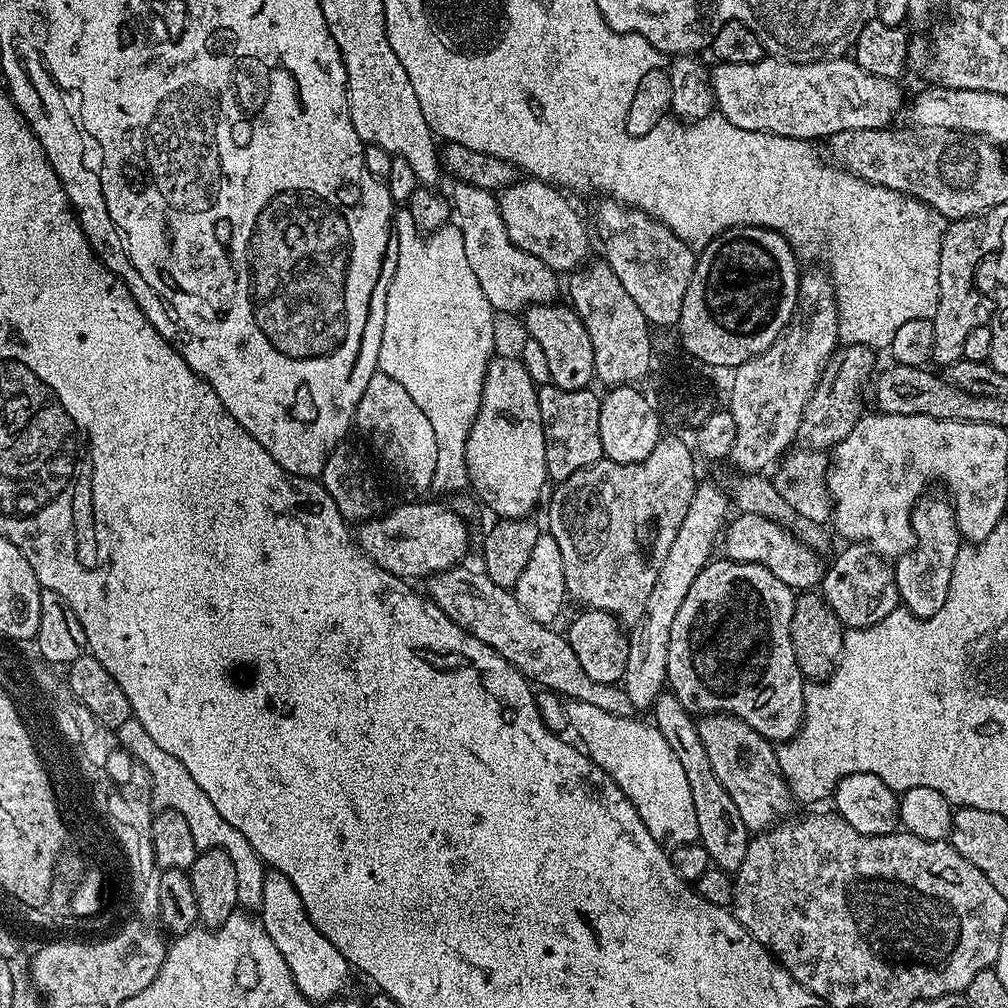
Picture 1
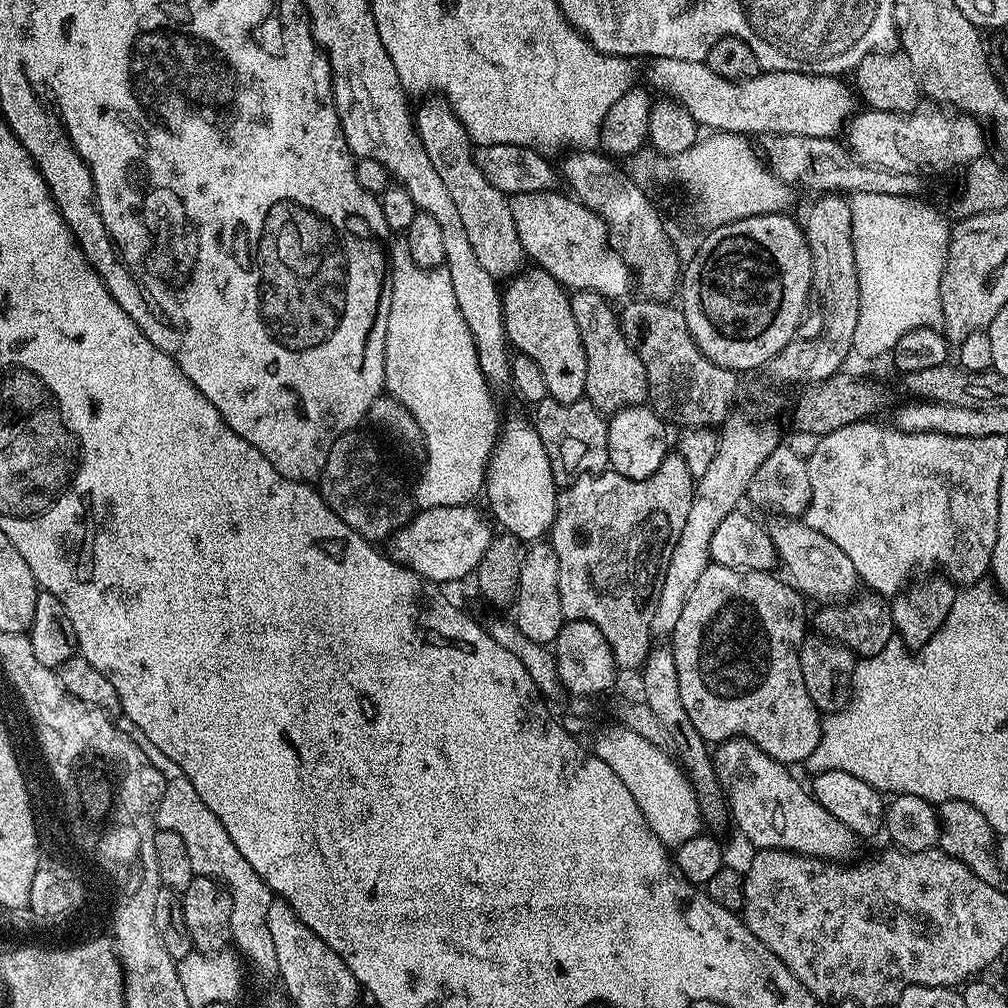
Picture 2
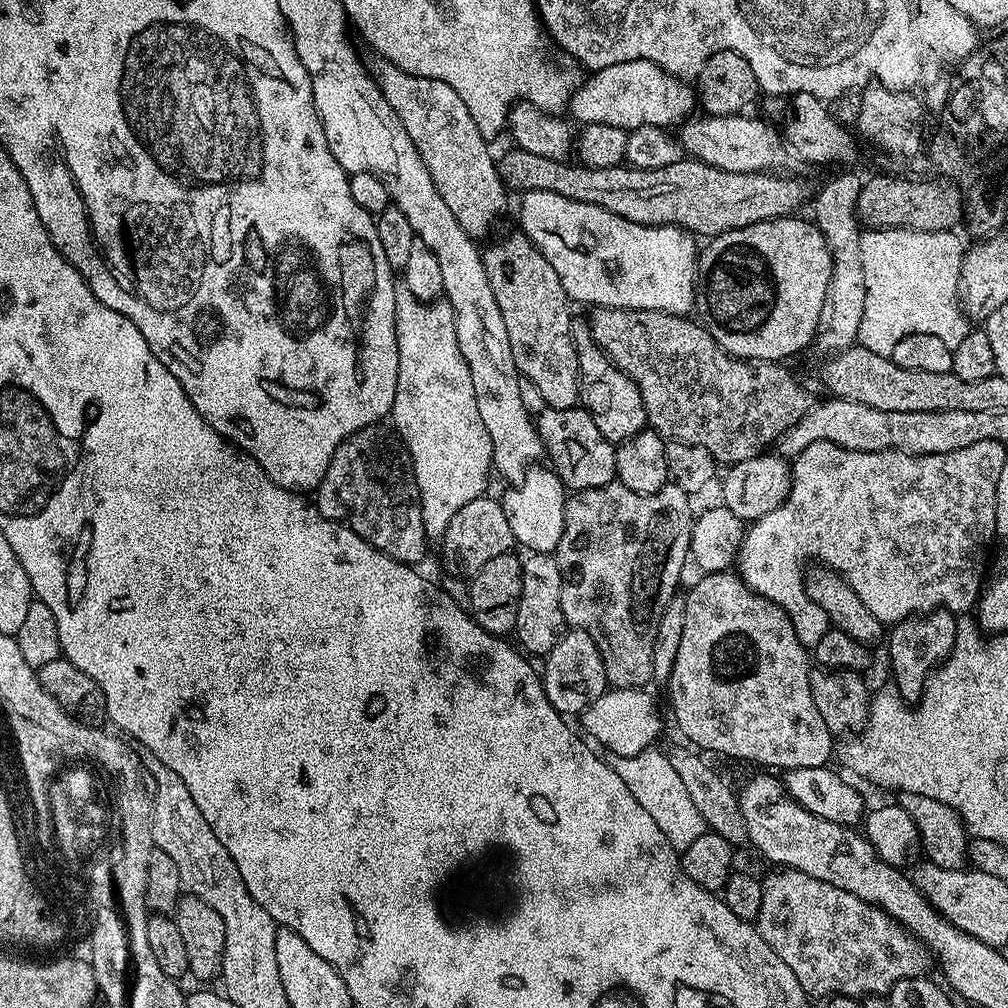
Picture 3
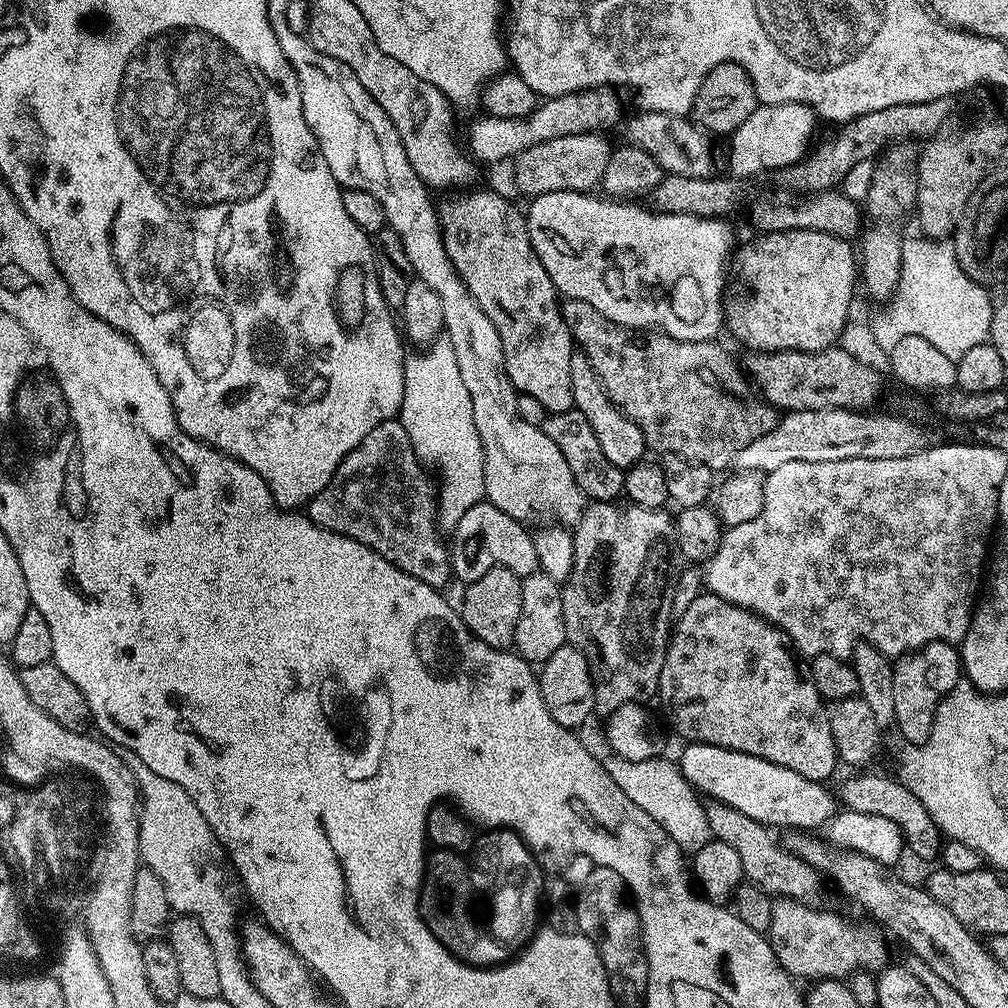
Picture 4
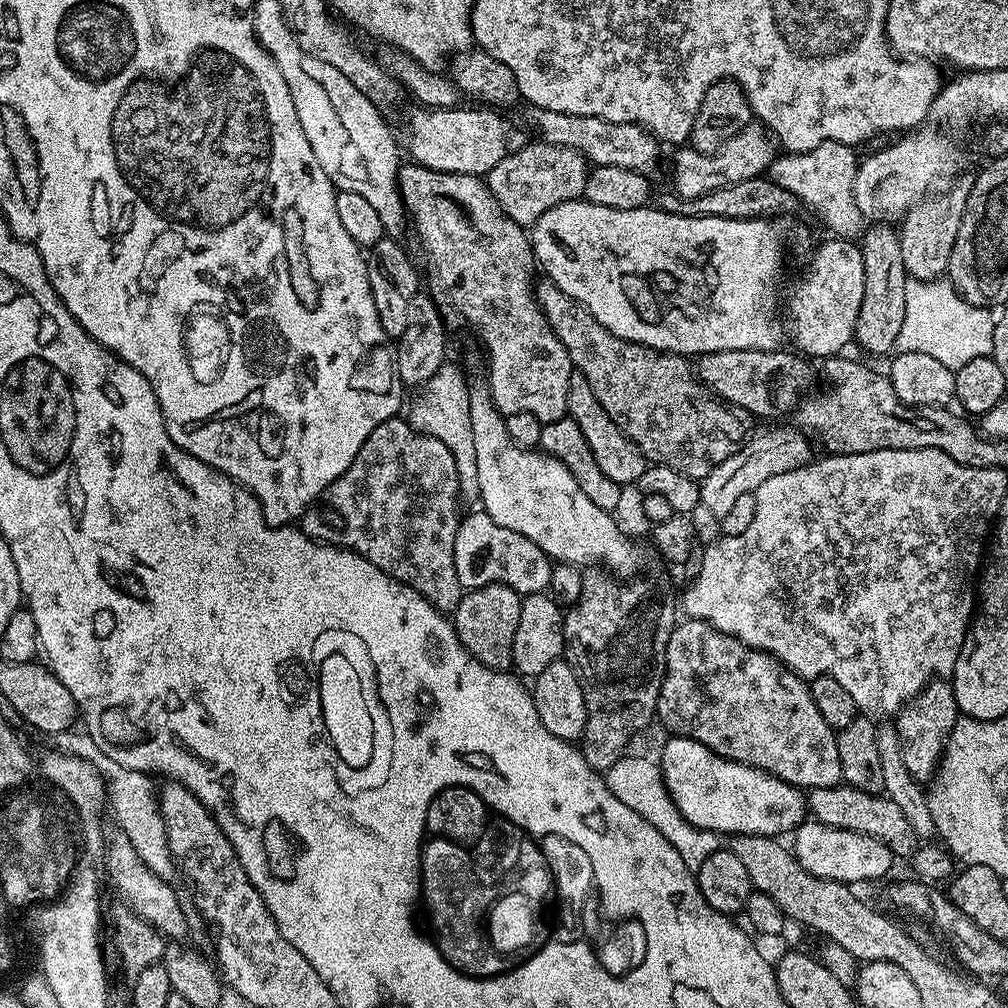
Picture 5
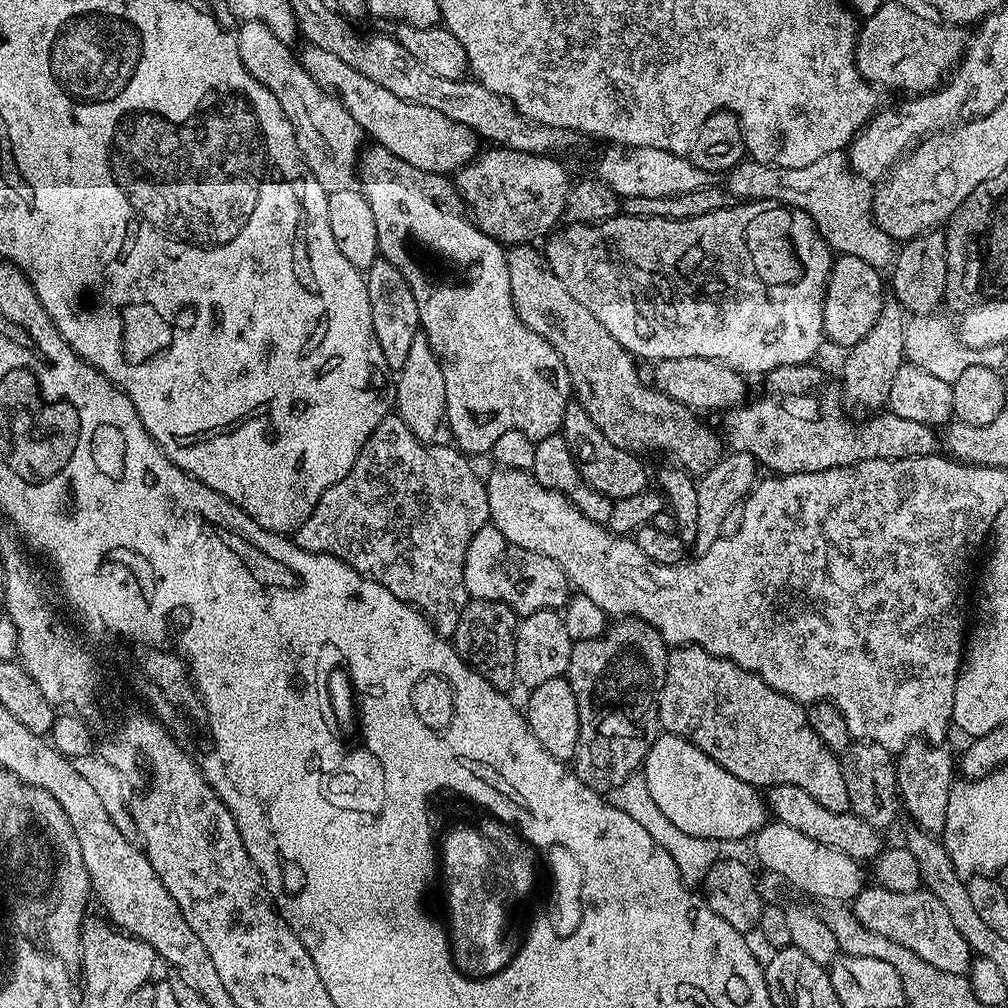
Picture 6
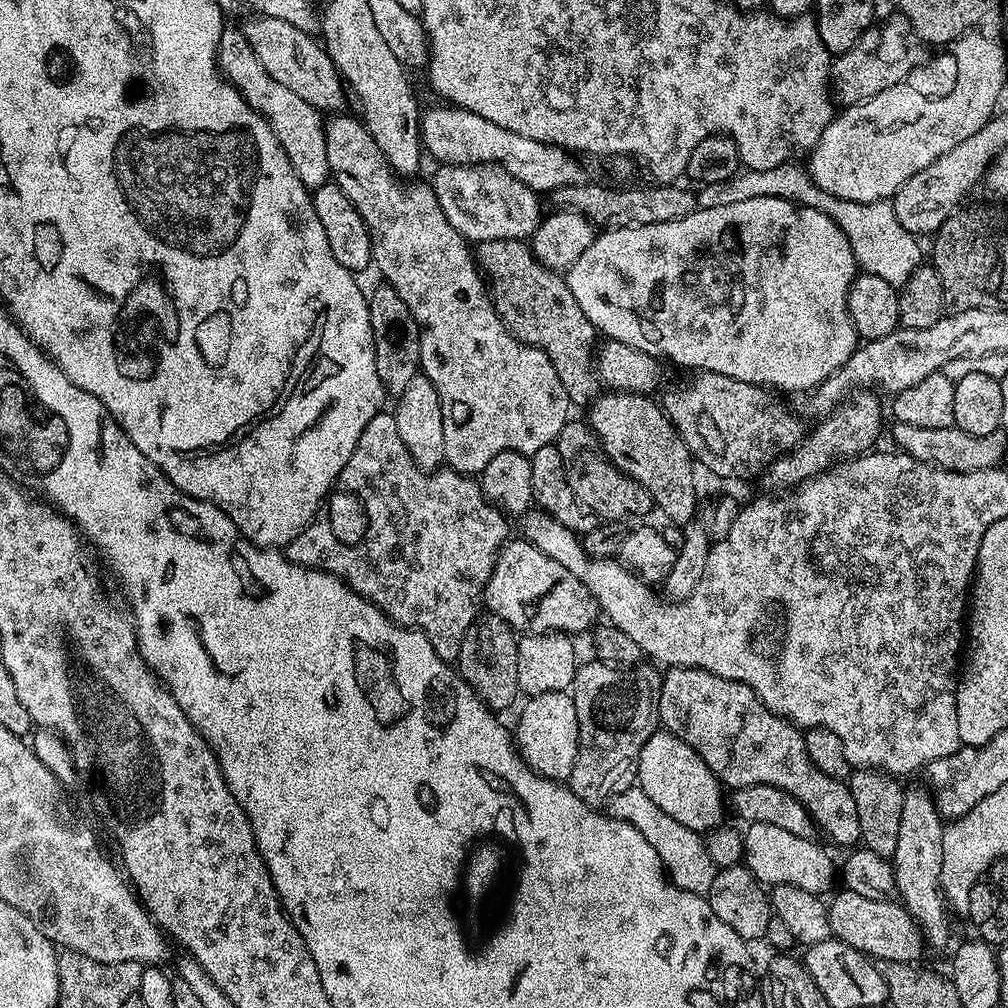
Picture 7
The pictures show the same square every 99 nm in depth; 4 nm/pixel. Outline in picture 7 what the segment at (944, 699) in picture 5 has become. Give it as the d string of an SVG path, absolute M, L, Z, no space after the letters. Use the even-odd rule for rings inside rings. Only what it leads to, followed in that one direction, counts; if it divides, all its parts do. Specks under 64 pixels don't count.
M924 786L909 787L902 798L902 826L898 834L898 846L890 859L896 870L896 896L899 903L915 918L929 949L944 948L948 944L950 908L944 899L944 891L940 889L940 876L944 873L942 834L945 827L945 821L932 801L931 791Z

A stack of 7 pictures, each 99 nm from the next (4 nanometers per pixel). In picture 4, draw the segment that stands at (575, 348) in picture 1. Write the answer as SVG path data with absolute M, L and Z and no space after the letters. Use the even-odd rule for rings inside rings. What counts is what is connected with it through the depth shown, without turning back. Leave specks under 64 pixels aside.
M475 188L453 191L445 195L448 197L444 201L439 201L440 233L446 254L470 290L474 302L478 302L486 318L494 322L494 330L498 330L498 338L502 338L504 372L517 393L542 402L548 414L573 411L570 390L570 358L574 351L572 335L560 313L561 297L530 242L525 213L521 209L519 212L502 193L491 192L488 188Z

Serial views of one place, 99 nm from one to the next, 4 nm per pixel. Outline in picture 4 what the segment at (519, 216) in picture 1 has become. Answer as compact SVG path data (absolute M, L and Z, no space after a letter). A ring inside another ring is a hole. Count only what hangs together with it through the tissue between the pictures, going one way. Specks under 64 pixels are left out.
M547 192L541 196L531 197L529 208L526 208L528 233L530 242L542 262L546 266L546 274L554 282L557 293L561 297L590 302L598 314L610 318L615 324L623 328L638 328L641 330L655 330L664 332L670 338L678 338L686 342L702 342L703 340L716 340L719 332L724 328L724 297L726 295L726 265L734 252L732 232L727 228L725 221L720 218L706 216L687 216L686 214L670 214L653 210L647 212L639 208L636 202L621 202L616 198L601 198L599 195L586 192Z

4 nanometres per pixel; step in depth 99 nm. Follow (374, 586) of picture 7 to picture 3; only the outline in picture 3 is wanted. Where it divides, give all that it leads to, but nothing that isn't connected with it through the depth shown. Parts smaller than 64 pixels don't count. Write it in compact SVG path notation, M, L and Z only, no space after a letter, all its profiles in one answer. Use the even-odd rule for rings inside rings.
M384 426L363 428L340 443L322 482L314 489L314 503L322 515L354 530L358 538L382 554L400 564L416 566L430 547L424 534L420 491L403 440L387 427L380 427Z

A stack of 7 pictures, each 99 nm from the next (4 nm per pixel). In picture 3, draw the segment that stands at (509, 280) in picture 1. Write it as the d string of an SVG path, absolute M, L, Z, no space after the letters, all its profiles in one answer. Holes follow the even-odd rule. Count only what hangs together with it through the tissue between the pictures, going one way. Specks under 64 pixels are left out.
M383 58L373 59L370 74L376 79L376 85L382 90L386 102L390 102L390 110L398 114L398 122L406 126L406 134L410 134L410 142L418 150L422 162L426 162L426 170L430 178L434 178L434 186L438 186L438 194L442 194L442 202L450 206L454 218L458 218L458 226L466 230L473 238L481 238L492 228L492 223L499 218L507 206L508 200L504 183L500 181L500 170L497 157L492 157L488 149L489 141L478 130L474 118L470 118L470 110L466 110L466 102L458 98L458 90L454 86L446 86L446 82L438 82L438 78L422 78L418 74L406 74L398 66Z

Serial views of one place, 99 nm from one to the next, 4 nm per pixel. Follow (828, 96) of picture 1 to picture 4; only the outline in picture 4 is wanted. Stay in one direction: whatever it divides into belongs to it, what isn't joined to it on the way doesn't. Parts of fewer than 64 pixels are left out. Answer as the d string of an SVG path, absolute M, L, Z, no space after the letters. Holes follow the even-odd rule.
M607 87L602 88L588 88L585 92L571 92L570 94L562 94L561 96L549 96L543 102L537 103L535 110L531 112L529 116L524 118L498 118L497 116L490 116L487 114L481 115L481 120L476 120L472 125L468 128L468 144L466 140L466 148L470 153L473 161L479 162L481 165L484 164L496 164L499 160L508 160L511 161L513 158L517 156L521 156L527 148L530 146L534 146L538 142L546 142L547 140L553 140L554 138L562 138L566 134L582 134L583 132L599 132L603 133L605 131L604 128L612 128L621 123L622 115L620 116L620 100L616 96L617 93L615 91L609 90Z

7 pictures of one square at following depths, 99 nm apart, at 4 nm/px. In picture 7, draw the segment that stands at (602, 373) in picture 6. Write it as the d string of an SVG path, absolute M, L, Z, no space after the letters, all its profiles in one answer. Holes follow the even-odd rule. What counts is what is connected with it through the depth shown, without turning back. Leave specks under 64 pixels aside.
M481 240L475 245L474 255L476 263L488 285L488 294L492 297L492 305L496 308L500 320L508 328L509 334L516 340L521 340L524 344L529 344L535 348L541 348L550 358L550 362L554 366L554 370L558 374L558 378L562 378L562 386L566 386L566 394L569 401L573 405L584 404L591 405L596 400L598 393L601 391L602 385L594 371L594 349L598 344L598 333L596 327L590 322L590 318L586 318L586 314L582 314L582 306L578 306L578 302L574 298L574 294L570 294L570 286L567 279L559 272L551 272L546 266L542 266L542 262L531 250L531 247L523 240Z

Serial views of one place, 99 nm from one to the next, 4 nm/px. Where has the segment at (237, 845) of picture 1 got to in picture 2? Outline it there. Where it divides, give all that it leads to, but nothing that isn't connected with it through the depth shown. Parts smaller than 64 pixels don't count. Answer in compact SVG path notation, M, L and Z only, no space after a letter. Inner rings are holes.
M120 714L115 717L114 723L126 740L134 742L134 746L138 746L138 750L142 750L146 758L150 758L158 774L162 774L162 778L165 779L164 797L157 808L157 829L173 832L178 834L178 838L182 838L182 843L186 845L186 854L190 854L190 866L195 875L208 876L211 880L223 884L232 903L230 926L235 951L241 957L249 956L252 959L252 968L262 981L274 982L279 977L278 959L274 950L273 935L270 934L267 925L267 915L274 897L266 882L262 882L262 878L258 878L250 862L242 858L238 846L230 842L230 834L226 834L222 822L214 818L214 810L210 810L210 806L206 806L206 802L198 798L198 790L194 790L190 778L186 778L186 774L178 765L170 762L170 758L166 758L166 754L162 754L162 750L158 750L158 746L154 746L154 742L150 742L150 738L146 738L146 734L142 734L142 730L138 730L134 722L130 722L130 718Z

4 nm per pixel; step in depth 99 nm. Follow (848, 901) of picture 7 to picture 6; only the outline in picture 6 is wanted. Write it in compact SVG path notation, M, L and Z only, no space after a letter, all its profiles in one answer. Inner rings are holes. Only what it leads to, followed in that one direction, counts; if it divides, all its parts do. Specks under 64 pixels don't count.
M865 886L851 901L850 907L866 930L882 934L882 938L890 938L890 942L906 946L906 950L914 950L922 962L930 962L930 966L938 966L938 970L946 970L946 974L962 977L967 977L972 969L974 953L971 946L962 934L958 934L946 906L942 906L942 902L923 887L912 892L895 892L879 886Z

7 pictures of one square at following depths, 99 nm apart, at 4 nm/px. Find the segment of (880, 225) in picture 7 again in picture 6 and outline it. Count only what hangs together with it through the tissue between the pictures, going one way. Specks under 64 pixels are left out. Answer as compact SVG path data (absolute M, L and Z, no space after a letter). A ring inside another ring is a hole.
M832 151L817 162L804 167L772 167L751 158L740 161L727 173L727 191L735 199L751 202L773 200L801 209L816 224L829 248L844 256L861 258L868 265L887 267L894 258L896 246L880 228L873 214L875 187L864 176L856 174L844 152Z

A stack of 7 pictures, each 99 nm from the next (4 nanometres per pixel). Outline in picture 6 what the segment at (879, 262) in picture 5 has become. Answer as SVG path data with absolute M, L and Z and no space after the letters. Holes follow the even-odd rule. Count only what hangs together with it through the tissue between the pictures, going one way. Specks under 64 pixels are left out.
M895 298L885 299L878 322L870 326L870 334L862 338L853 348L847 349L844 360L844 380L842 379L842 399L847 411L853 417L864 418L875 414L885 407L890 398L890 385L894 374L906 363L904 355L904 330L906 313Z

